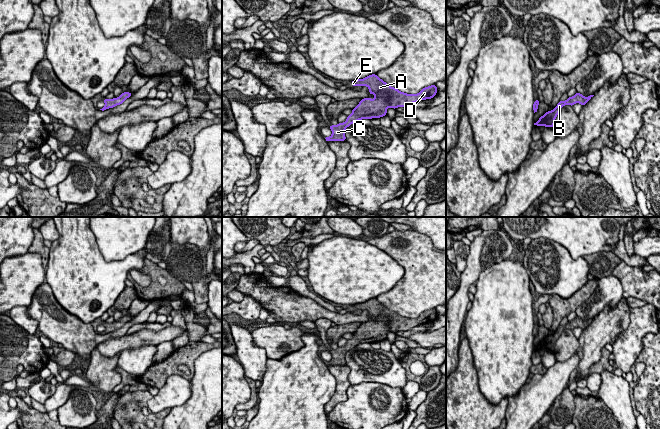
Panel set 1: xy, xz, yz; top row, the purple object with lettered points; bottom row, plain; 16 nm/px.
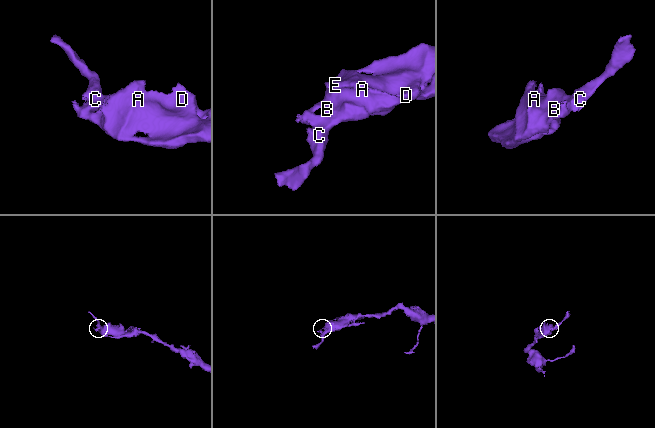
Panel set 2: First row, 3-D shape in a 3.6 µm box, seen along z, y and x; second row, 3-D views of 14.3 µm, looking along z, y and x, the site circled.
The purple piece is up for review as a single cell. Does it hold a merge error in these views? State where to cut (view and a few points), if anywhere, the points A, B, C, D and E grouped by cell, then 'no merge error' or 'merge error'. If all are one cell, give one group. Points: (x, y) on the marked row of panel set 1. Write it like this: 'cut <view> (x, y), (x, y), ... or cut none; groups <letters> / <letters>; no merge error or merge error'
cut none; groups A B C D E; no merge error

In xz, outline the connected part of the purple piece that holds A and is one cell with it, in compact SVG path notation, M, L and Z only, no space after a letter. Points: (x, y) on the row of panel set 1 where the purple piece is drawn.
M376 74L351 81L351 85L367 86L369 94L373 94L374 99L372 100L369 97L361 99L359 104L352 109L352 114L347 116L344 123L329 126L332 135L324 137L327 142L346 141L346 128L358 120L384 117L387 114L388 107L393 109L408 107L421 100L431 99L438 92L436 85L431 85L423 88L418 94L407 94L391 87Z

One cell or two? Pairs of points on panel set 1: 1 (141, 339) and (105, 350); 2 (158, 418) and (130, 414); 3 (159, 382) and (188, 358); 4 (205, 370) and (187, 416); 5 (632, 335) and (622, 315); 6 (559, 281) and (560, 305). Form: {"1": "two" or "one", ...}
{"1": "one", "2": "one", "3": "one", "4": "one", "5": "two", "6": "two"}

